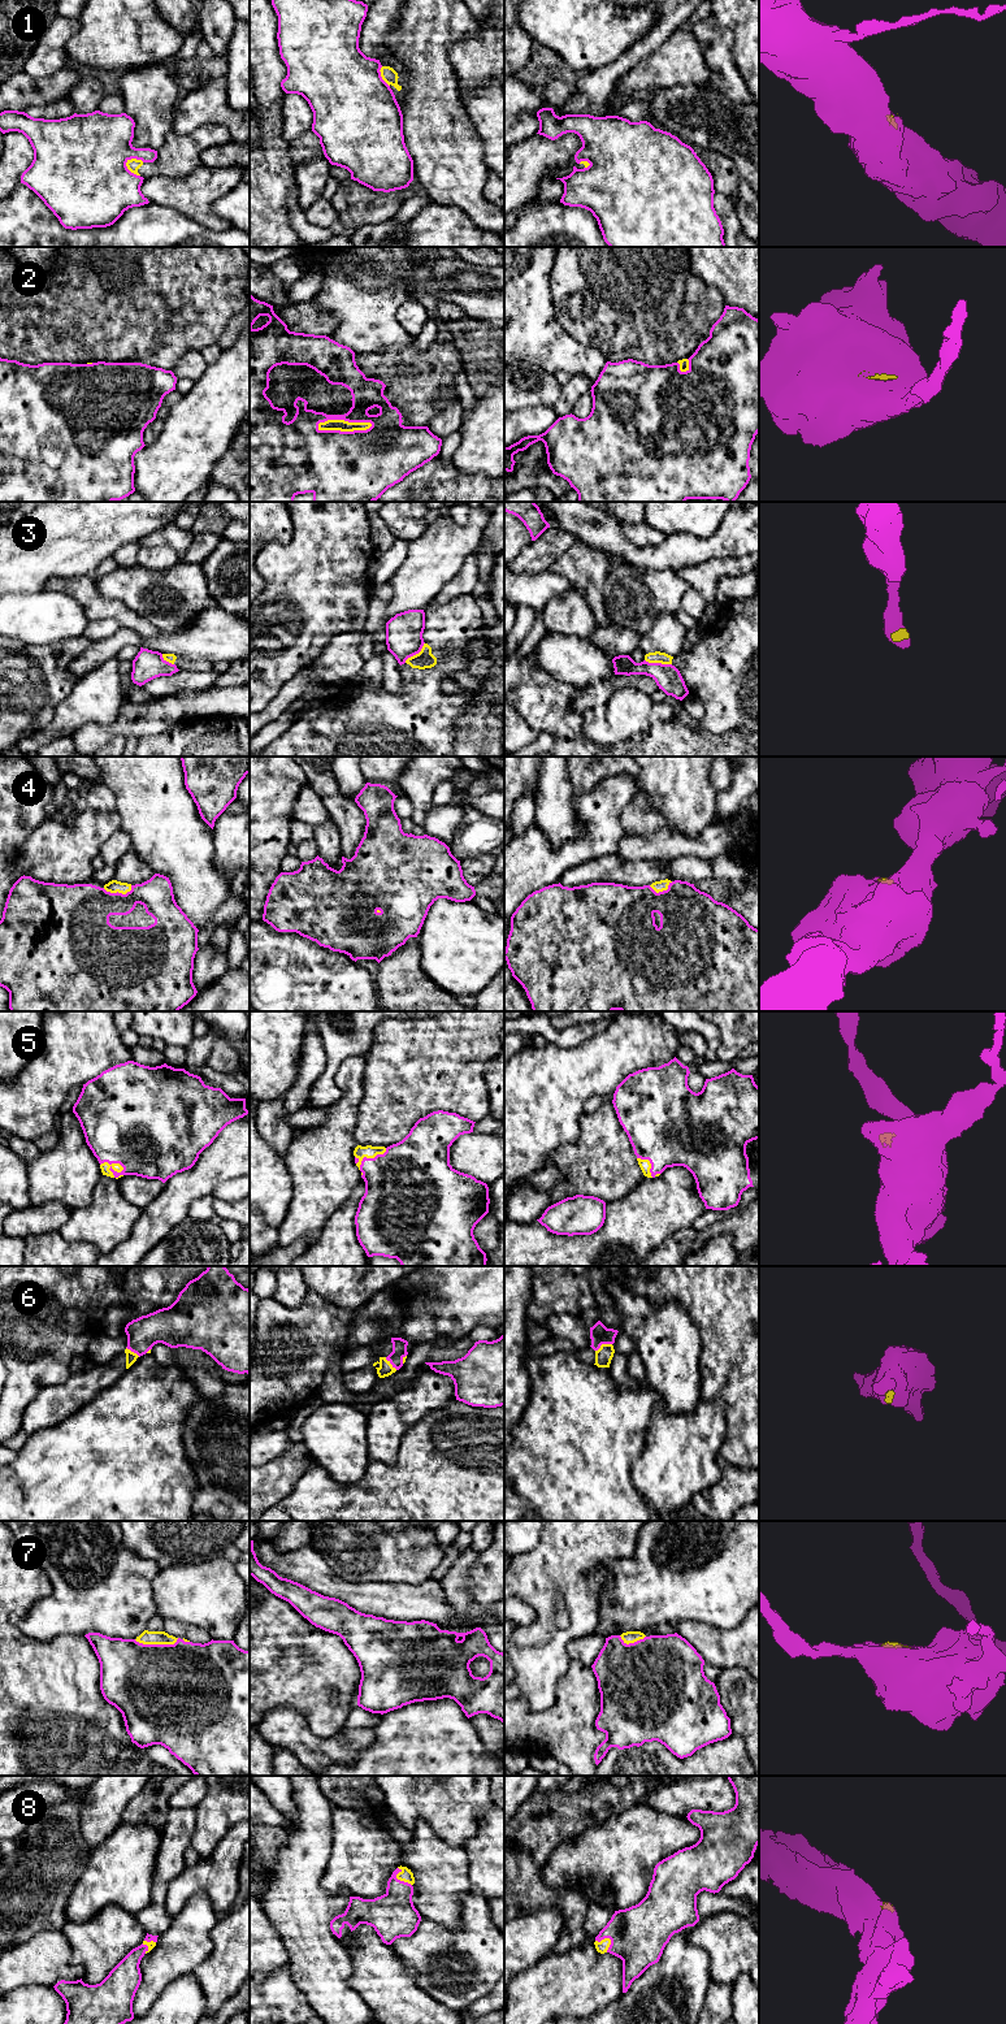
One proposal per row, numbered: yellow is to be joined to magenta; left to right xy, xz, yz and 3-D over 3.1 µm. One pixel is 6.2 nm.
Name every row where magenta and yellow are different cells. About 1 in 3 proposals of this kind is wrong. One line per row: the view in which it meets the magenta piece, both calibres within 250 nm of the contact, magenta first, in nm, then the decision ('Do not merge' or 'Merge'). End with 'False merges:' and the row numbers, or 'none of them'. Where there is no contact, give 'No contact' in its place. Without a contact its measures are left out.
1: Touches magenta in xy. Thickness 500 nm (magenta) against 80 nm. Do not merge
2: Touches magenta in xz. Thickness 500 nm (magenta) against 70 nm. Merge
3: Touches magenta in yz. Thickness 160 nm (magenta) against 70 nm. Do not merge
4: Touches magenta in xy. Thickness 340 nm (magenta) against 80 nm. Merge
5: Touches magenta in xy. Thickness 440 nm (magenta) against 60 nm. Merge
6: Touches magenta in yz. Thickness 120 nm (magenta) against 110 nm. Merge
7: Touches magenta in xy. Thickness 500 nm (magenta) against 80 nm. Merge
8: Touches magenta in xz. Thickness 280 nm (magenta) against 80 nm. Merge
False merges: 1, 3

